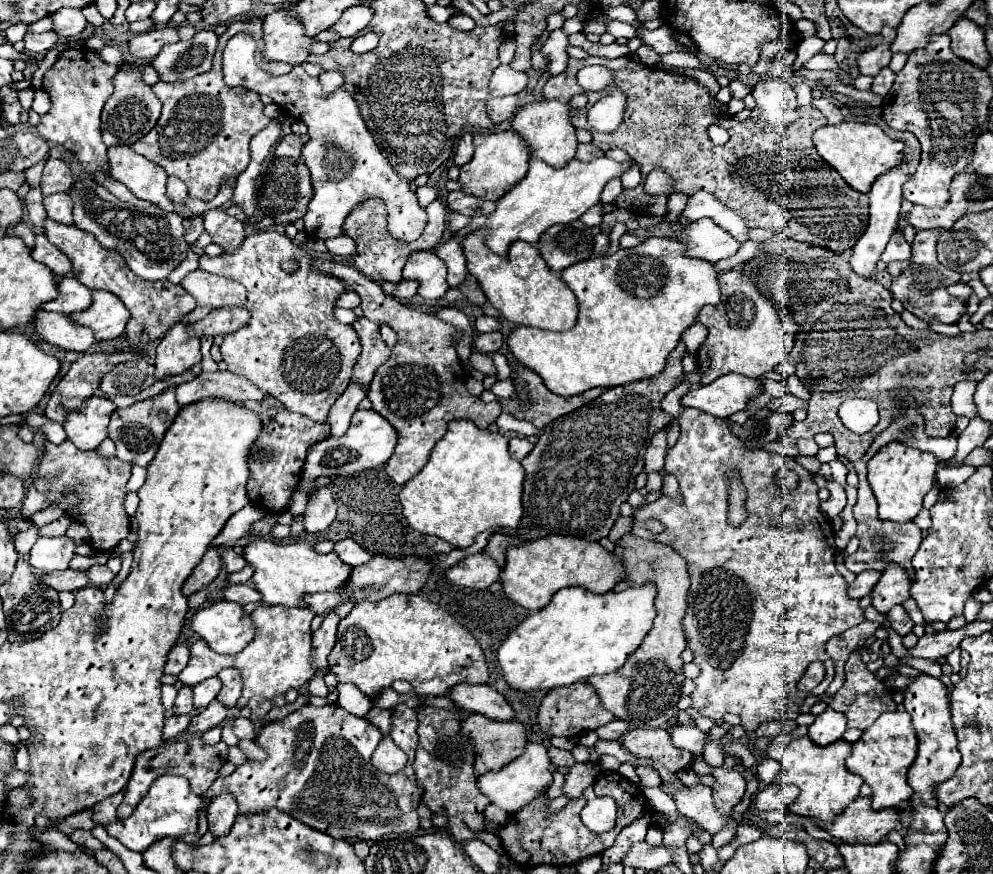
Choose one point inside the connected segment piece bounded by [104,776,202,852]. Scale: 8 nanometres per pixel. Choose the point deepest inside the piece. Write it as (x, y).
(169, 810)

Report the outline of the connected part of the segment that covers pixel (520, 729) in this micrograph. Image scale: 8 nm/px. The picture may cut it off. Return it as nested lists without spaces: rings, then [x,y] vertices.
[[[470,714],[462,722],[462,732],[472,734],[476,740],[476,776],[488,770],[500,770],[514,758],[518,758],[526,744],[526,726],[518,720],[490,720],[482,714]]]

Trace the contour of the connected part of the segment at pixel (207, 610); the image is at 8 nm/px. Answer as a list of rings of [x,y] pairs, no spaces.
[[[228,600],[198,608],[190,618],[190,630],[220,654],[238,654],[254,638],[252,618],[242,618],[242,606]]]

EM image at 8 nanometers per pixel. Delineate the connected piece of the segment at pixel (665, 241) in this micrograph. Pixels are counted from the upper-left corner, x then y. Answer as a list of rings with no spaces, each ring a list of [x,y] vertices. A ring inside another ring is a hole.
[[[648,238],[636,248],[572,264],[562,272],[562,280],[578,300],[580,312],[574,328],[564,332],[544,332],[540,328],[516,326],[506,340],[516,360],[536,372],[546,388],[558,396],[576,396],[596,386],[612,388],[660,374],[666,356],[676,348],[682,332],[696,322],[702,306],[720,302],[720,284],[714,264],[688,258],[686,246],[674,238]]]

